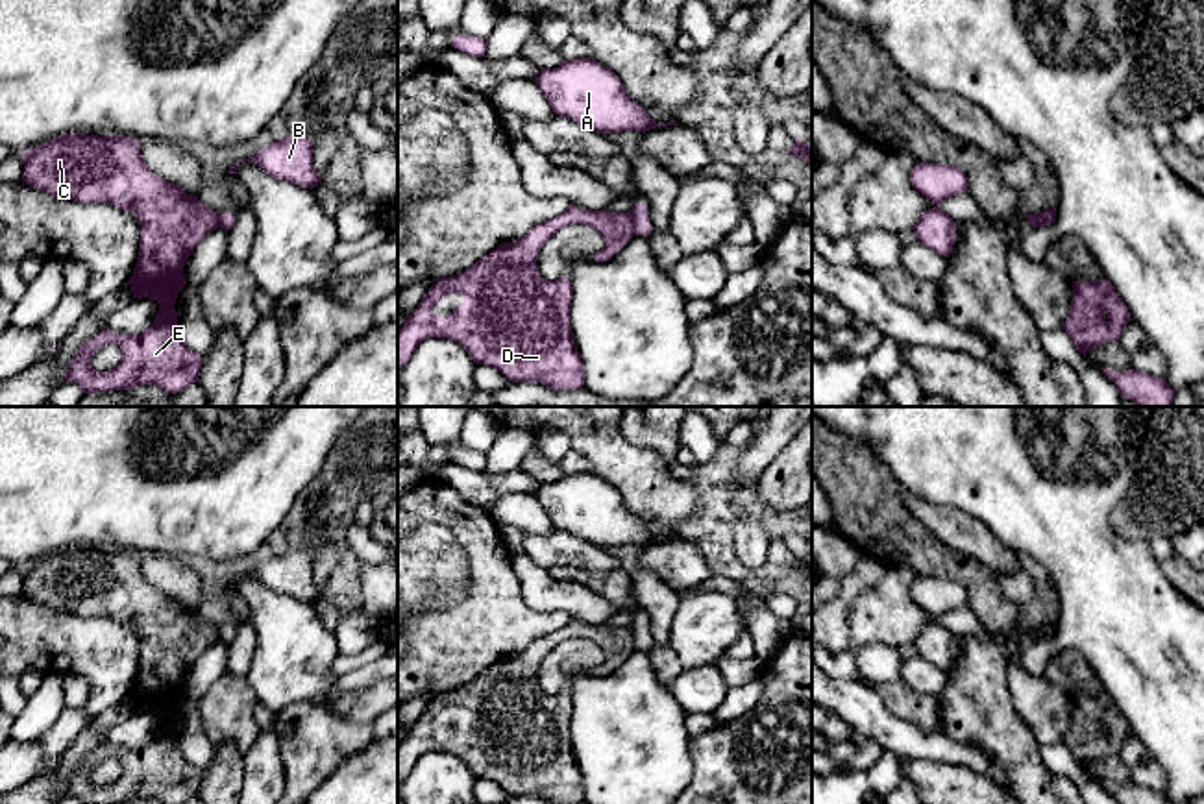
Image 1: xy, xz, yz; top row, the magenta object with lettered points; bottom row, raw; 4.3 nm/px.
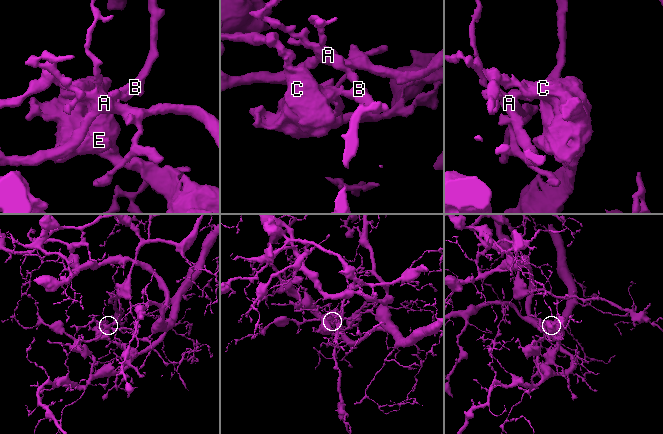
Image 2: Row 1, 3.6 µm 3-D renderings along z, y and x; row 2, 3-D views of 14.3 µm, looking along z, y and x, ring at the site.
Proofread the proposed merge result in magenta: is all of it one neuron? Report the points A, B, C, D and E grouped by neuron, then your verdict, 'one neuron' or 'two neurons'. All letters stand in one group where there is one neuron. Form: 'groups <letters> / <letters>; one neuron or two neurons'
groups A C D E / B; two neurons

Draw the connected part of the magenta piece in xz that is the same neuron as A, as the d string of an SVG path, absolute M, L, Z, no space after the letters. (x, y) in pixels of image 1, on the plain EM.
M592 471L562 475L555 482L540 482L534 492L553 527L601 547L649 545L673 540L675 534L657 538L623 503L621 493Z

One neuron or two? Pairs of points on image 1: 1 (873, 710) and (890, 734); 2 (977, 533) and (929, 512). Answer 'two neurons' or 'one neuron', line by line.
1: one neuron
2: one neuron

